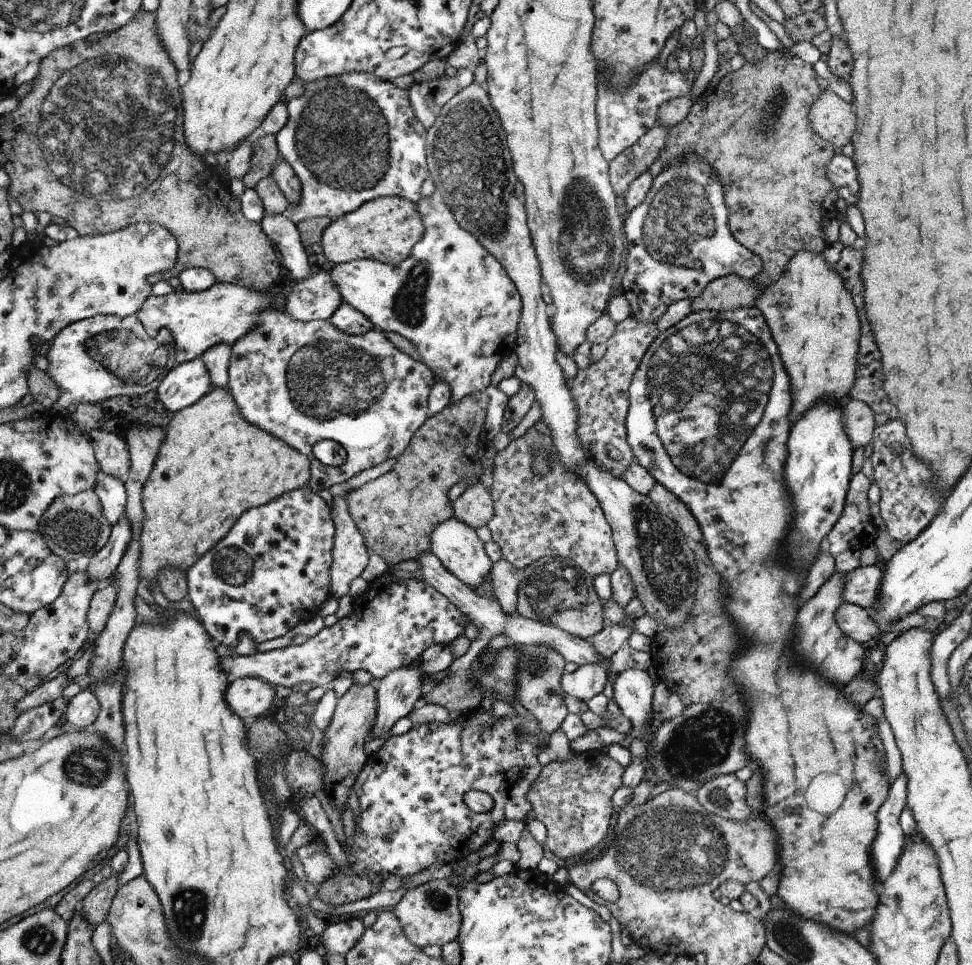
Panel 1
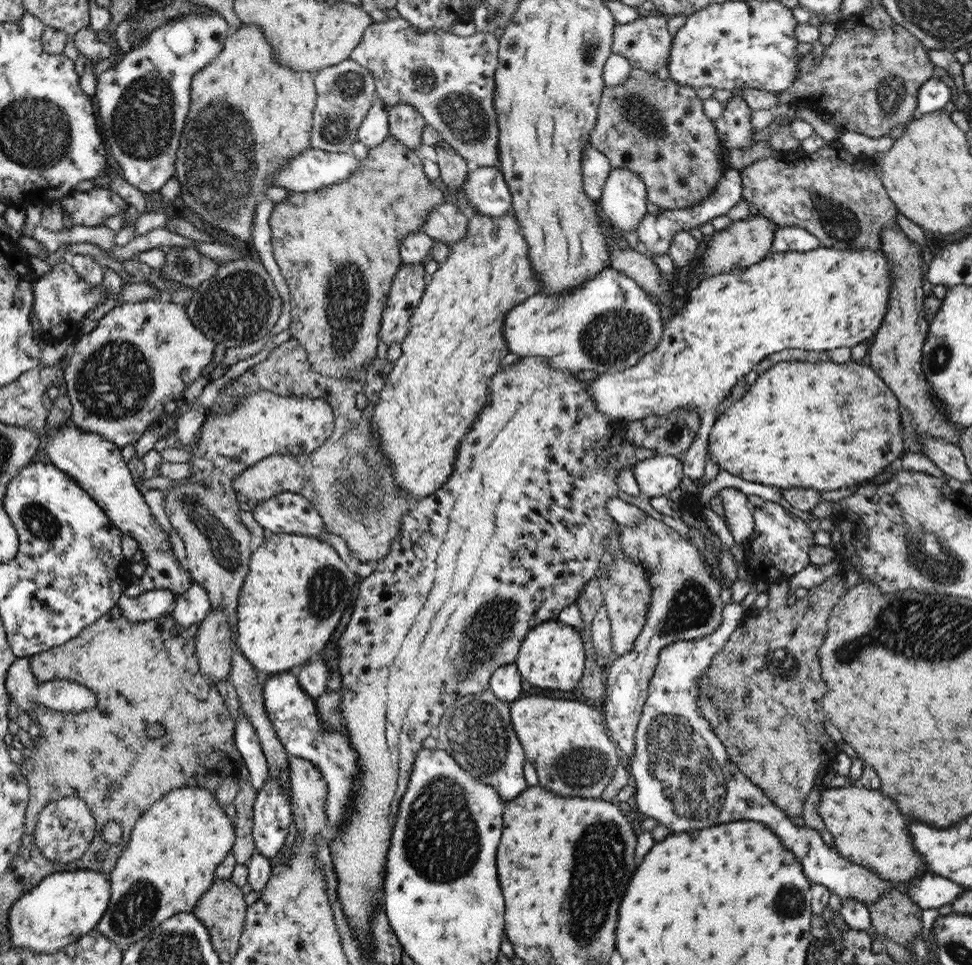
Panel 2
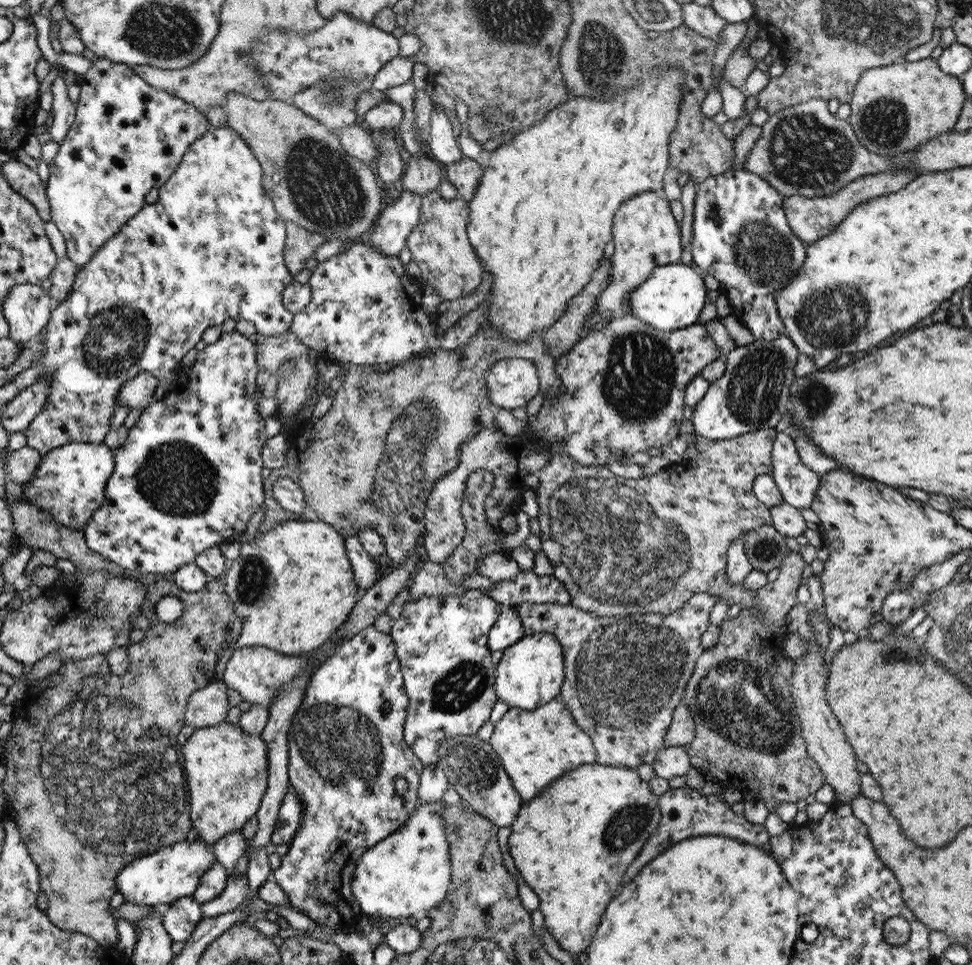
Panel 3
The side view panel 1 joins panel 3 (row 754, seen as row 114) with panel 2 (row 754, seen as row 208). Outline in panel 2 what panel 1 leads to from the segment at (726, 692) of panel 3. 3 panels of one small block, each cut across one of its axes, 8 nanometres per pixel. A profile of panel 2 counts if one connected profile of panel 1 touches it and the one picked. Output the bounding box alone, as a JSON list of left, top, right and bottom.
[699,574,848,817]

